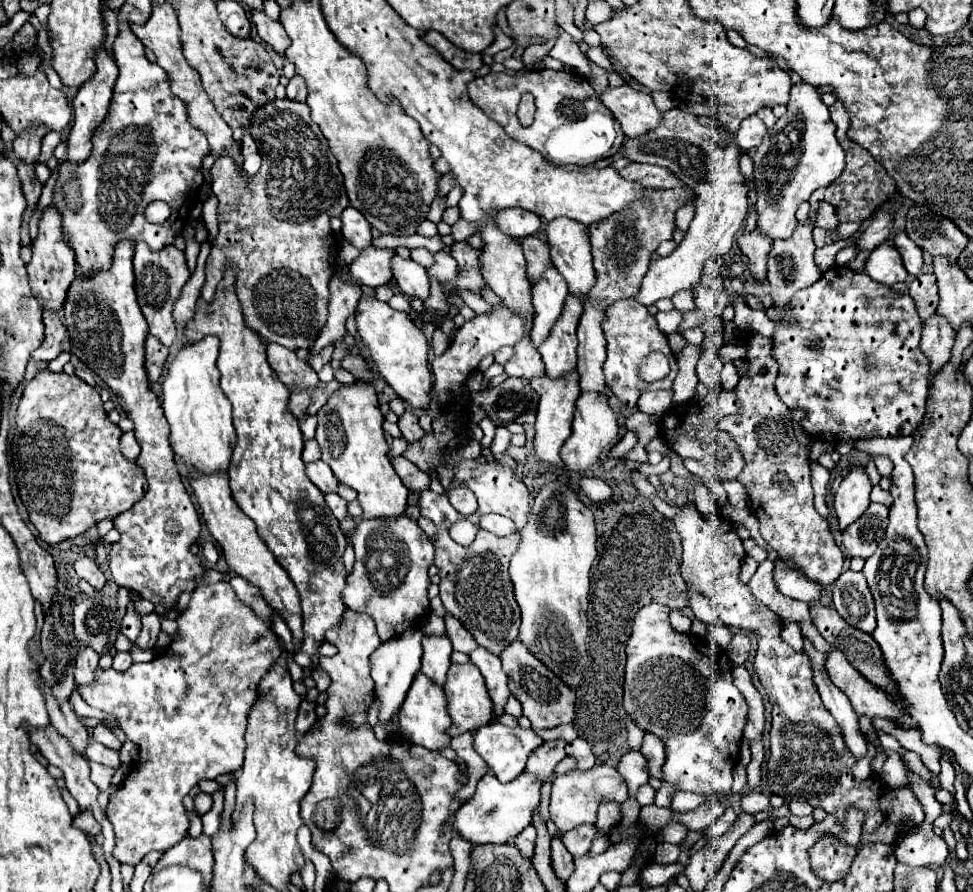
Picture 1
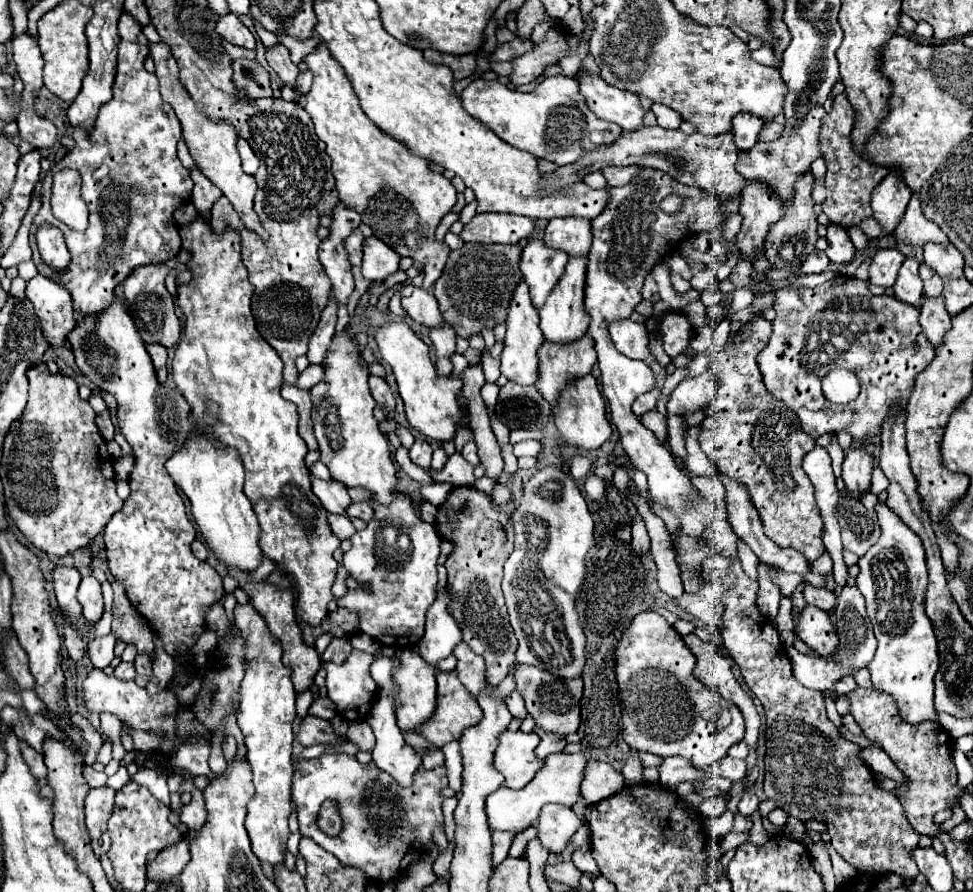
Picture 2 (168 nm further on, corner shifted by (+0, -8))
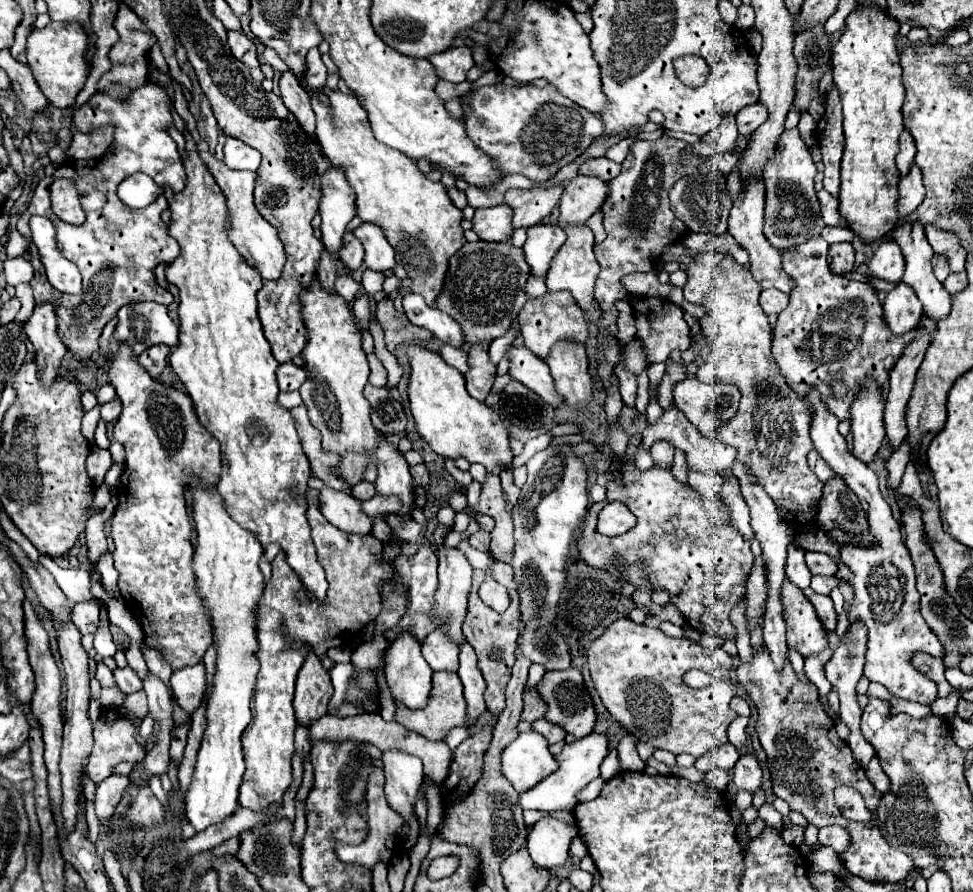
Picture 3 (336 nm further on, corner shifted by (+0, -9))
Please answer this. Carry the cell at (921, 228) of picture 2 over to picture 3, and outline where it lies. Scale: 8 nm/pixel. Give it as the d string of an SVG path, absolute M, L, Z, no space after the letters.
M916 164L910 166L910 172L900 180L900 200L898 200L898 212L900 216L912 214L924 200L924 184L922 174Z

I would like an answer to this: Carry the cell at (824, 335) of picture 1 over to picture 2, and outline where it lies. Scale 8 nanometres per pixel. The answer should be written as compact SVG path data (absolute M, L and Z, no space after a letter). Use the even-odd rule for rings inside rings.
M838 275L814 289L778 289L774 291L772 309L776 311L776 319L772 321L774 331L766 349L758 355L758 365L770 395L774 395L776 401L782 401L800 419L802 431L812 439L818 439L824 433L836 435L838 431L846 431L856 443L866 443L880 435L882 423L890 417L890 409L906 409L914 377L934 359L934 347L928 343L918 323L918 307L898 303L898 299L888 295L876 297L870 293L868 283L856 277ZM834 369L848 369L858 377L862 387L858 399L846 405L836 405L824 397L820 387L822 377Z

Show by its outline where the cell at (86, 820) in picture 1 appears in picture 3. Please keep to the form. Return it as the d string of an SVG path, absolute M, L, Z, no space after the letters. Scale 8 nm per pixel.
M112 774L102 784L98 784L100 788L96 788L96 802L94 804L96 804L96 816L102 824L106 824L112 818L112 812L114 812L116 804L120 802L128 784L130 784L128 776L120 778L120 774Z

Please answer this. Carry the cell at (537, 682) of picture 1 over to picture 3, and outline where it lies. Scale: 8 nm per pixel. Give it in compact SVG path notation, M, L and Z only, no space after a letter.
M568 668L562 672L548 672L540 682L538 682L538 692L542 694L544 702L548 704L546 718L552 724L562 726L568 734L574 734L576 738L582 738L594 730L596 724L596 710L592 704L592 698L584 686L582 674L576 668Z

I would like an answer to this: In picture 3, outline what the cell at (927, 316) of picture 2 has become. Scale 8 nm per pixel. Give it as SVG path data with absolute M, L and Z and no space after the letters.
M904 222L904 224L898 224L894 230L892 230L892 238L898 242L898 246L902 248L904 252L904 258L906 258L906 272L904 272L904 278L902 282L910 284L916 292L916 296L920 298L922 306L924 306L924 312L926 316L934 318L934 320L940 320L944 318L948 312L950 312L950 294L946 292L946 288L936 280L936 276L932 274L932 266L930 266L930 260L934 256L934 250L930 250L930 244L926 240L926 234L924 234L924 226L922 224L914 224L914 222Z

